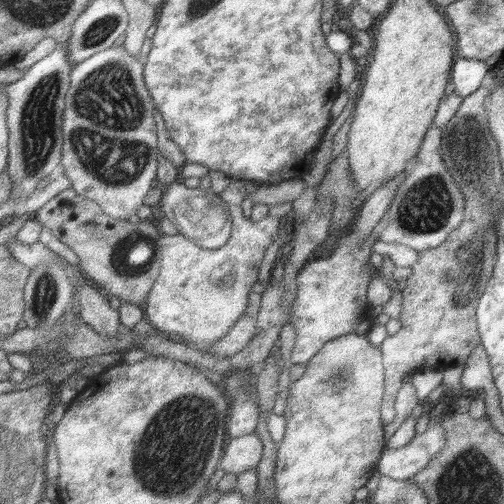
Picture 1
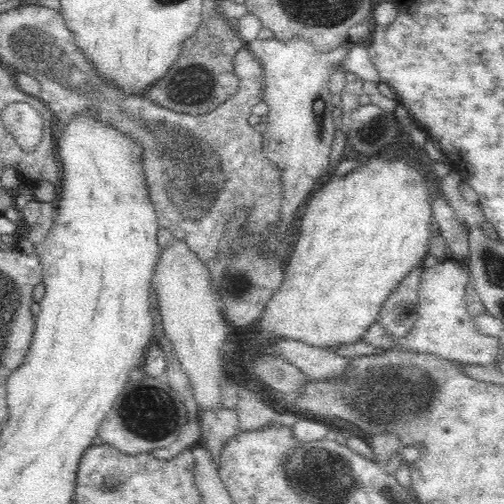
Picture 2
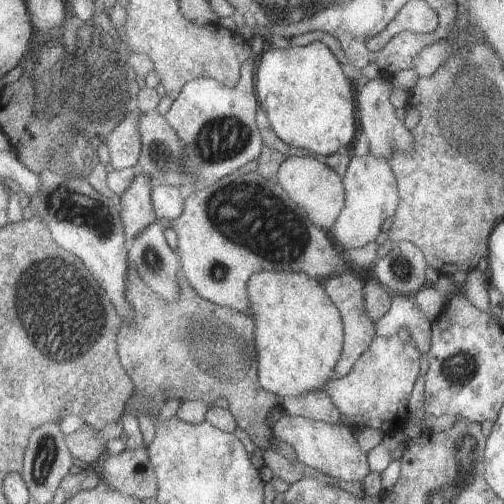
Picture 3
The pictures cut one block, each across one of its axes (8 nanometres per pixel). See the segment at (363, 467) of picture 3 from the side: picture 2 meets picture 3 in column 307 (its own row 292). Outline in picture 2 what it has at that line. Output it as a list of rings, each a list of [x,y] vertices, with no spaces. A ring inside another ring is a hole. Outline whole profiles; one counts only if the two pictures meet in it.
[[[448,258],[446,262],[424,268],[420,278],[420,292],[418,292],[418,320],[414,328],[398,338],[400,348],[436,354],[446,360],[454,360],[460,364],[494,364],[500,354],[500,336],[482,334],[474,328],[474,318],[466,308],[466,288],[472,284],[470,270],[466,264]]]

